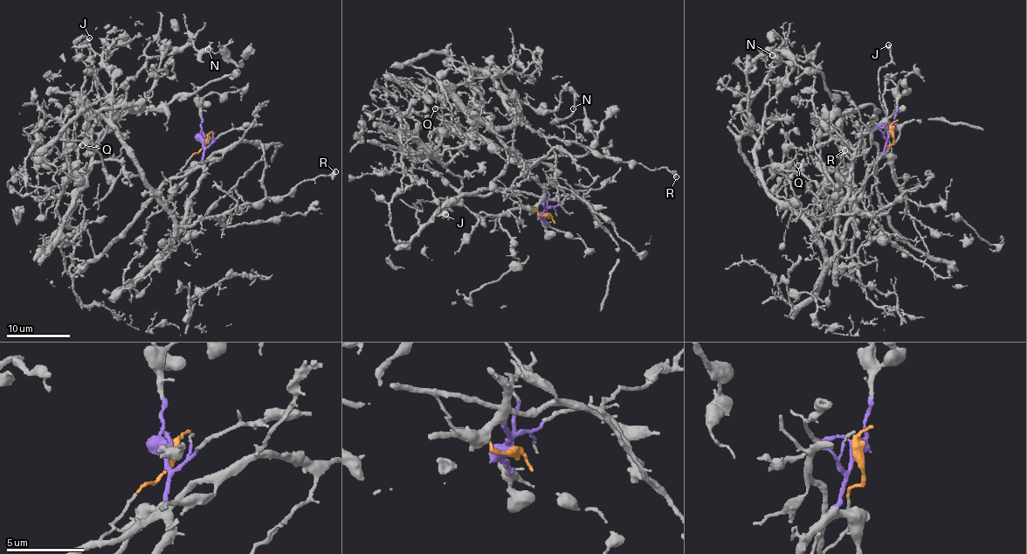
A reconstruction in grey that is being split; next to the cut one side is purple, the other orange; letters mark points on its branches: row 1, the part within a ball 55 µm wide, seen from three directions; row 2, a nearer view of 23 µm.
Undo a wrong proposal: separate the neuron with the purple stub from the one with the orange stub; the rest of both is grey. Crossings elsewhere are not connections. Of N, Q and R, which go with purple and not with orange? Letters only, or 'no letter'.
N, Q, R

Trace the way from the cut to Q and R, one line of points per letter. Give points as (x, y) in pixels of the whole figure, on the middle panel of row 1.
Q: (547, 214), (543, 188), (497, 132), (513, 114), (493, 79), (426, 52), (412, 64), (444, 93), (434, 108)
R: (547, 214), (543, 188), (497, 132), (530, 126), (623, 162), (651, 169), (666, 167), (677, 176)

